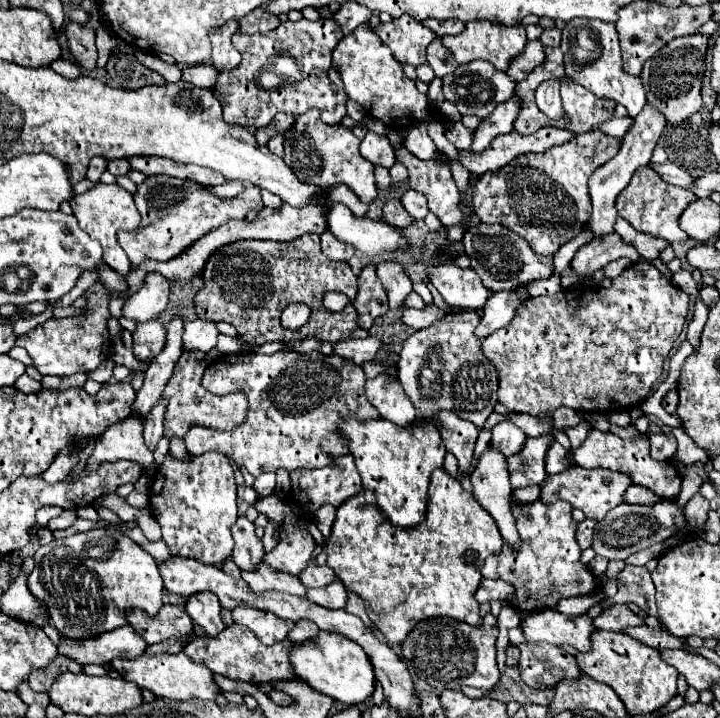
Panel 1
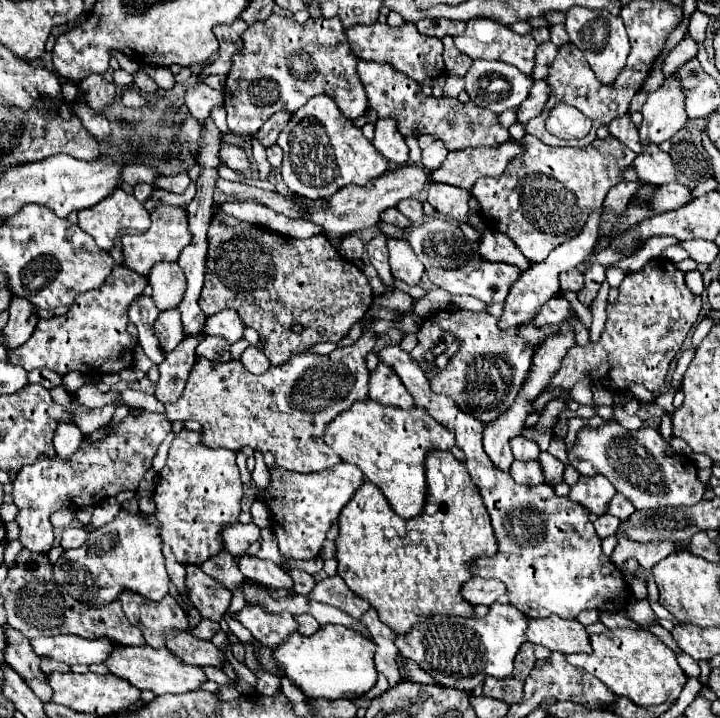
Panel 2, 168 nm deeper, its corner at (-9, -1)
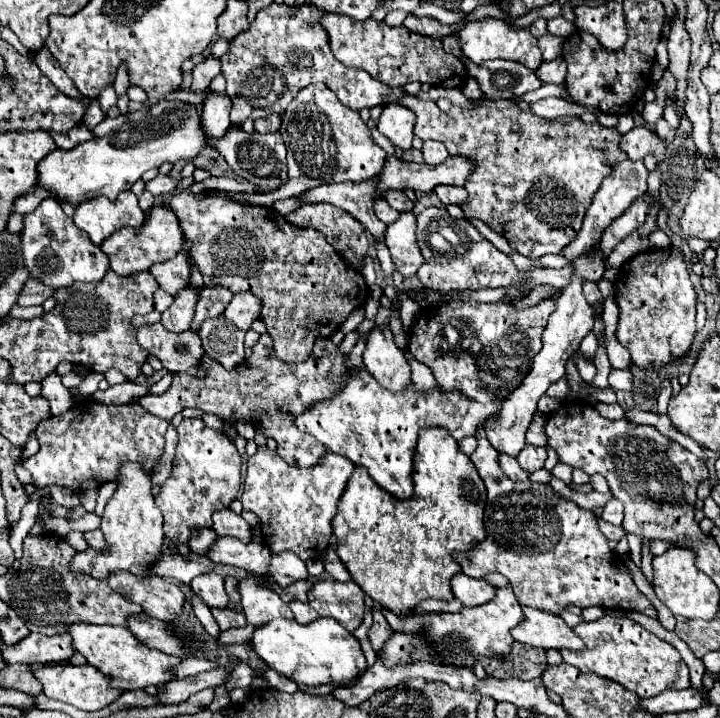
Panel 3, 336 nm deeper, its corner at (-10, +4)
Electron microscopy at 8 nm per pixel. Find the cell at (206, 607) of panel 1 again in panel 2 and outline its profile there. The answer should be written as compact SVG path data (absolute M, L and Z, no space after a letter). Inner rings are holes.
M196 565L186 567L186 585L190 589L190 601L202 617L210 621L220 621L224 617L232 599L232 593L226 587L214 583Z

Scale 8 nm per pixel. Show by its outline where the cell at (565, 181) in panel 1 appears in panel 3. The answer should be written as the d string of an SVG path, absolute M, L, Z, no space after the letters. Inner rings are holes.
M407 94L401 104L417 114L415 134L421 140L439 140L445 144L451 156L463 156L473 164L473 172L465 182L469 196L461 204L463 216L467 220L477 218L485 222L493 232L505 236L513 250L531 260L545 254L559 254L575 240L581 230L587 206L591 206L591 200L603 178L611 174L611 166L615 166L615 162L627 158L627 154L619 150L621 134L615 128L605 128L597 122L583 122L575 116L545 120L533 112L523 112L511 100L481 100L477 108L463 110L453 106L451 112L441 112L435 102L417 100L411 94ZM515 124L521 126L519 132L513 132Z

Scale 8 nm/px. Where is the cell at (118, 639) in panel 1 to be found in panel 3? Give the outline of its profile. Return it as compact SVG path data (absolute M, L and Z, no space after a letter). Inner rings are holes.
M31 632L21 642L13 646L3 646L1 650L1 658L7 664L51 664L69 660L71 656L71 638L67 638L65 634L43 636Z

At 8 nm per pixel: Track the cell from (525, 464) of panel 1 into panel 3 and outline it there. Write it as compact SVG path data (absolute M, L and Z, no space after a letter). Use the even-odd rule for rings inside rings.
M499 454L499 468L503 470L503 474L507 474L511 480L529 480L529 474L525 470L521 470L519 462L507 454Z

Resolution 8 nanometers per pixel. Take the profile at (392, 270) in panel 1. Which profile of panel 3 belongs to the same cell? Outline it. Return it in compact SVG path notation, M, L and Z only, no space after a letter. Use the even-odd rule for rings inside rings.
M401 212L399 220L389 224L385 230L385 244L391 252L395 270L405 278L413 276L423 264L423 256L415 240L415 226L417 220L413 212Z

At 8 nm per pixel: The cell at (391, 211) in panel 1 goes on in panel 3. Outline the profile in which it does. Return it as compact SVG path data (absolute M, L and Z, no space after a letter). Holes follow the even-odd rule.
M383 198L375 200L375 214L385 224L391 224L391 222L395 222L395 218L399 218L399 212L393 210L391 206L387 206L387 202L383 202Z

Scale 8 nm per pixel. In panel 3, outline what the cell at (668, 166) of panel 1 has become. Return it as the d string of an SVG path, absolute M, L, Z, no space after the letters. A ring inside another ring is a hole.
M633 128L623 134L619 148L627 154L629 160L641 160L645 154L653 154L657 162L665 160L665 146L659 136L649 128Z

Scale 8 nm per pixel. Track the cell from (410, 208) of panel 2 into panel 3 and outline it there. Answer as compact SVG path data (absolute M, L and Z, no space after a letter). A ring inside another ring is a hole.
M389 190L381 196L391 208L399 210L399 212L407 212L407 210L413 210L413 202L401 192L401 190Z

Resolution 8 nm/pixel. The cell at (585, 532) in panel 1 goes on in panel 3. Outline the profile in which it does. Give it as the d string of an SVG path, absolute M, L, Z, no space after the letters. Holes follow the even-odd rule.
M611 498L601 512L601 518L611 524L621 524L623 522L623 504L617 498Z

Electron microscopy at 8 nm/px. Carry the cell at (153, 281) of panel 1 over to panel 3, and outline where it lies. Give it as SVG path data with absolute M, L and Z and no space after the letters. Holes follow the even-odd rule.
M183 250L175 258L151 266L149 272L157 280L159 288L171 296L183 290L183 286L189 284L189 276L191 276L191 268L187 264L187 256L183 254Z

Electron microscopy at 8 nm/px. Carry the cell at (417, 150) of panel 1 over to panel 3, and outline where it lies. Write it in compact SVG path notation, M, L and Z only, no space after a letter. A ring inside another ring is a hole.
M427 140L423 144L423 150L421 152L423 152L425 164L429 164L429 166L437 166L437 164L445 162L445 158L449 156L447 154L447 148L441 142L435 142L435 140Z

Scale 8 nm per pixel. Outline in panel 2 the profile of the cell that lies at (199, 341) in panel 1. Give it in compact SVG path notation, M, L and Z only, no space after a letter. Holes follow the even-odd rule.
M222 311L222 313L216 313L216 315L210 315L204 323L204 329L202 333L204 335L218 335L218 337L224 337L228 343L234 343L238 339L242 339L242 331L244 331L244 323L240 321L238 313L236 311Z

